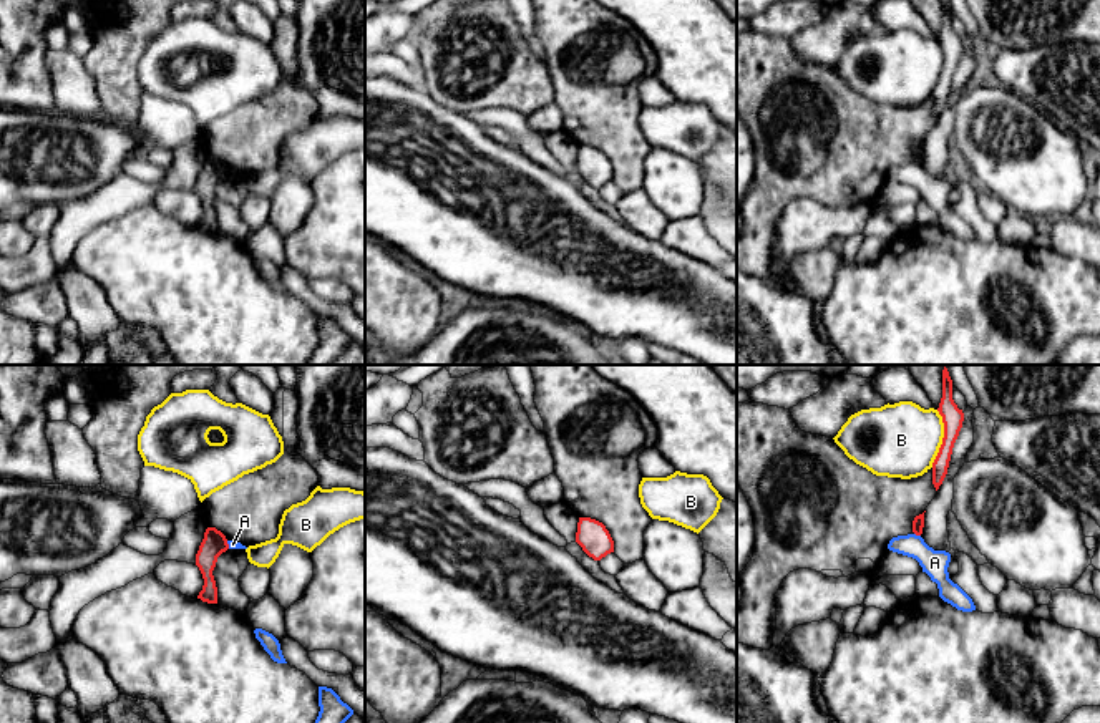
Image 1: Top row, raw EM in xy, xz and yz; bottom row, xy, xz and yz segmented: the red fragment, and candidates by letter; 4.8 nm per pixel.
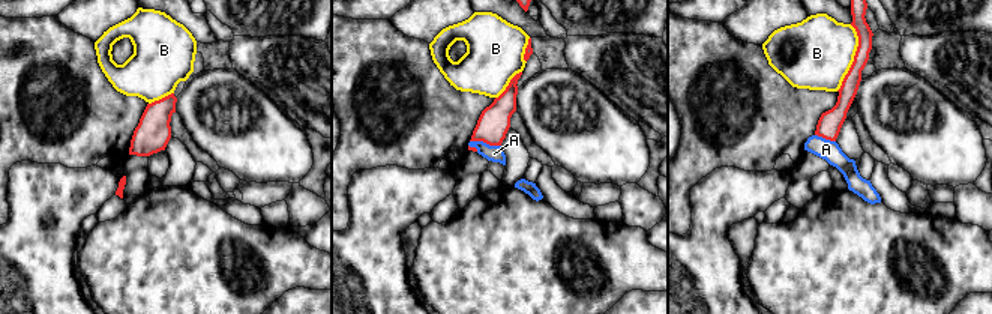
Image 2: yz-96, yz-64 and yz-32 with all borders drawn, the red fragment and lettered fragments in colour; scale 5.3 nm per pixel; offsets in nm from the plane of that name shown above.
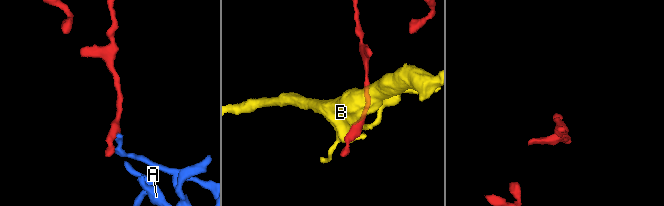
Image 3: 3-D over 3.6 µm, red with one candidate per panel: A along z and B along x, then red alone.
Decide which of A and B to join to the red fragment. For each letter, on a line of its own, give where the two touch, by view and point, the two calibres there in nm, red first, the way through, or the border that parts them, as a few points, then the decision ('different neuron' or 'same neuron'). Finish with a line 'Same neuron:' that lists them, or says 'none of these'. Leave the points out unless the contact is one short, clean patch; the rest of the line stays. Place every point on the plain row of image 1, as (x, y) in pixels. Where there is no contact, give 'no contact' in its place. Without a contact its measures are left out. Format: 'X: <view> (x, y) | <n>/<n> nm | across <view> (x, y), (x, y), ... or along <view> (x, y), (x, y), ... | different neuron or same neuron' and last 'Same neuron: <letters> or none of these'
A: yz (918, 163) | 60/130 nm | along yz (915, 161), (919, 164) | different neuron
B: yz (943, 67) | 100/360 nm | different neuron
Same neuron: none of these

